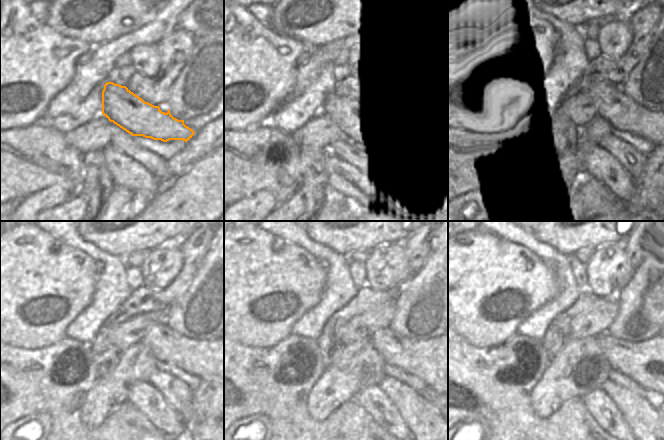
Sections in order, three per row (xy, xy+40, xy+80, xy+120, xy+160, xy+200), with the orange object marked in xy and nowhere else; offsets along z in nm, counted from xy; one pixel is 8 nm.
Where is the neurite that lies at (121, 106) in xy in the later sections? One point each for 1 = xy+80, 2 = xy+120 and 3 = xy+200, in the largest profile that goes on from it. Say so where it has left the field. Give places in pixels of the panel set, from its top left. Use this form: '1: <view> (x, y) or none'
1: xy+80 (617, 124)
2: xy+120 (173, 352)
3: xy+200 (651, 362)

